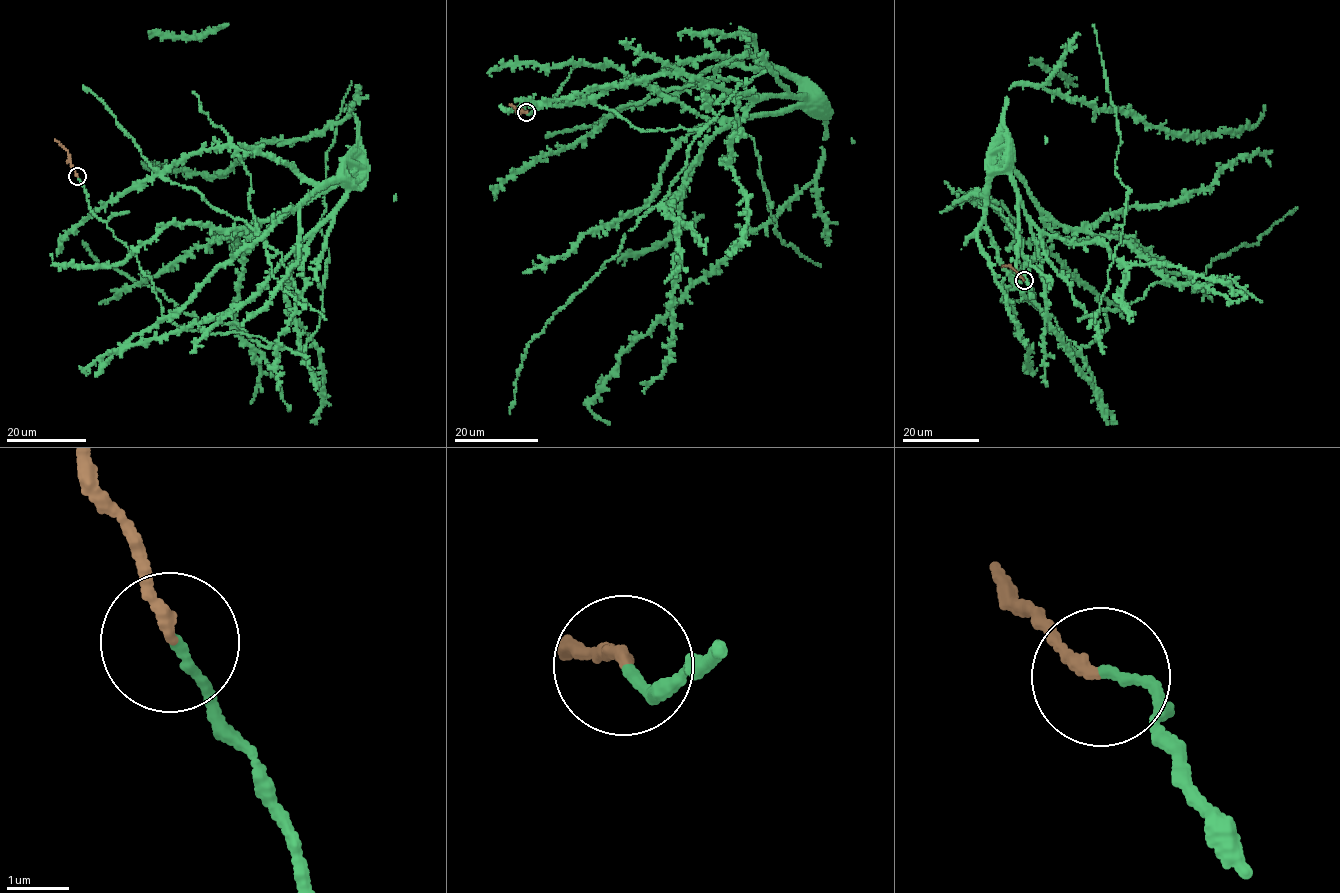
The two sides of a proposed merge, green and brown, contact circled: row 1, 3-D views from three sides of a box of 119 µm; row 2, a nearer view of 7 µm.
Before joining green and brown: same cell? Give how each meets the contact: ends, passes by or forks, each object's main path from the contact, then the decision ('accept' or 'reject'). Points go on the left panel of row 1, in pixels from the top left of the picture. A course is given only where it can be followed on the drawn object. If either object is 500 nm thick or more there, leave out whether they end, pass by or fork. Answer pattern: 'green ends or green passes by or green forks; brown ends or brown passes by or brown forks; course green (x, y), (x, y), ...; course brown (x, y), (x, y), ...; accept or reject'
green ends; brown ends; course green (77, 176), (160, 301), (122, 349), (242, 304), (308, 236), (286, 296), (302, 350), (350, 80); course brown (77, 176), (67, 151), (54, 139); accept

